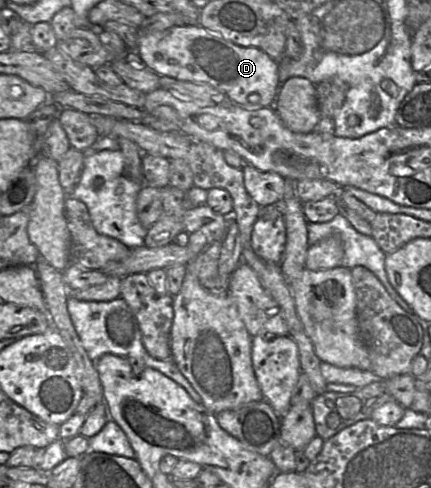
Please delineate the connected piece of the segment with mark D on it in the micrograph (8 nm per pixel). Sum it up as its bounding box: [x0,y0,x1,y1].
[136,25,281,110]

